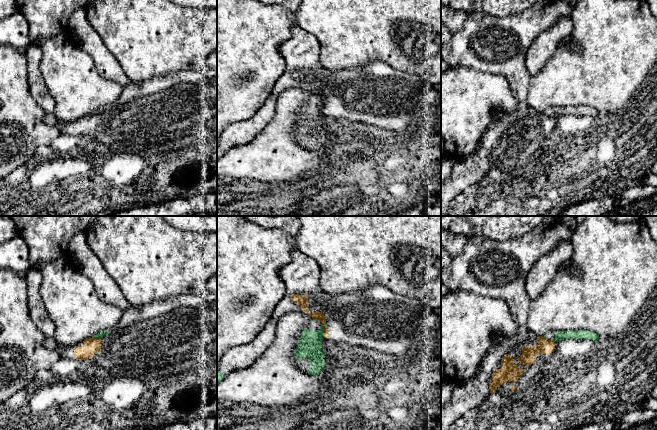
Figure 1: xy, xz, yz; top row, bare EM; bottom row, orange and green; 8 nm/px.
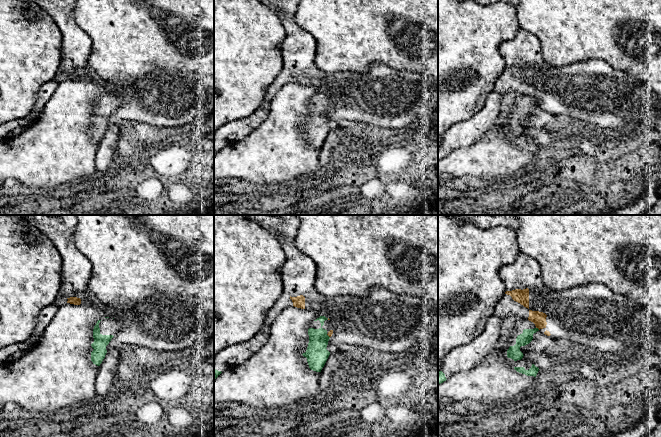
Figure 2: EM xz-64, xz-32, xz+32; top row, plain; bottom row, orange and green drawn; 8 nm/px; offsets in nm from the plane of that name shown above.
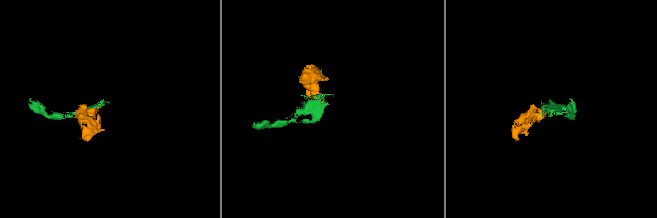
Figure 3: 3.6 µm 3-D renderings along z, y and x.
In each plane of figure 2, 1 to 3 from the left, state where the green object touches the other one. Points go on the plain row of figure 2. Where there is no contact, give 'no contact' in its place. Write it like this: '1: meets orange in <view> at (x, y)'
1: no contact
2: meets orange in xz-32 at (328, 111)
3: meets orange in xz+32 at (538, 104)

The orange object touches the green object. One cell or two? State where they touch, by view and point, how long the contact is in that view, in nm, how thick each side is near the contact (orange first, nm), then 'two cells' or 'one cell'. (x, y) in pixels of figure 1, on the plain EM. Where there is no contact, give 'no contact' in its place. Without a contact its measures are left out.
xy (97, 114) | 90 nm | 140/50 nm | two cells

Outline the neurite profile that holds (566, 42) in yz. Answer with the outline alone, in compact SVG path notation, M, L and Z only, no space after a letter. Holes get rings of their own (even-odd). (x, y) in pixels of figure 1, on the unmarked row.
M569 35L560 40L558 47L569 48L575 52L579 52L581 50L581 47Z

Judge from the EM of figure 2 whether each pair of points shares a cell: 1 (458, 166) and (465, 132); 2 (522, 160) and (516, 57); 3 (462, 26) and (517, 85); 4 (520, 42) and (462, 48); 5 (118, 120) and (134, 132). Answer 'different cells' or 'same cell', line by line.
1: different cells
2: different cells
3: different cells
4: different cells
5: same cell

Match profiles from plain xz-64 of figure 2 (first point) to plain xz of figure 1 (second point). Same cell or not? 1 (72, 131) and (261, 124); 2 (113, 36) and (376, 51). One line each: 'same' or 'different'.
1: different
2: same

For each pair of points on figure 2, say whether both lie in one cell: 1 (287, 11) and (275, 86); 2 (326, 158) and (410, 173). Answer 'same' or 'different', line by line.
1: same
2: different

